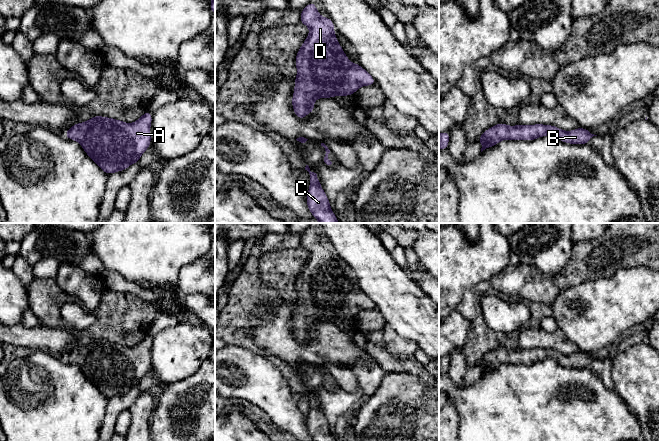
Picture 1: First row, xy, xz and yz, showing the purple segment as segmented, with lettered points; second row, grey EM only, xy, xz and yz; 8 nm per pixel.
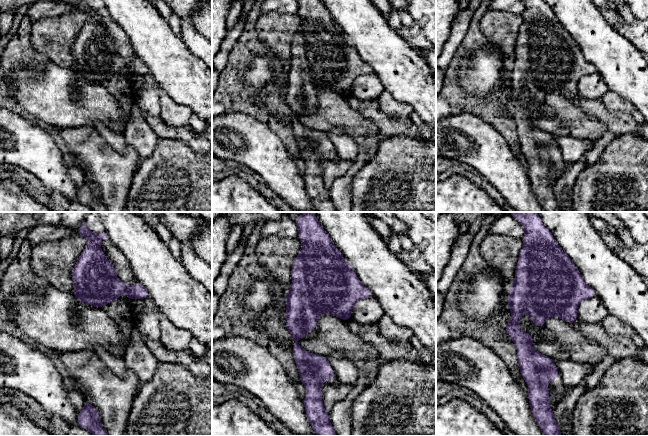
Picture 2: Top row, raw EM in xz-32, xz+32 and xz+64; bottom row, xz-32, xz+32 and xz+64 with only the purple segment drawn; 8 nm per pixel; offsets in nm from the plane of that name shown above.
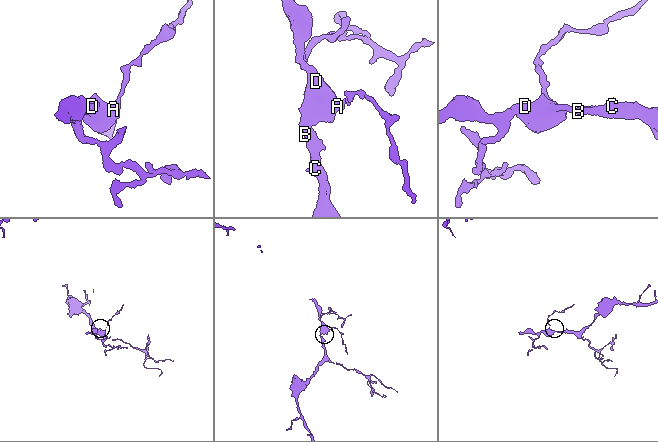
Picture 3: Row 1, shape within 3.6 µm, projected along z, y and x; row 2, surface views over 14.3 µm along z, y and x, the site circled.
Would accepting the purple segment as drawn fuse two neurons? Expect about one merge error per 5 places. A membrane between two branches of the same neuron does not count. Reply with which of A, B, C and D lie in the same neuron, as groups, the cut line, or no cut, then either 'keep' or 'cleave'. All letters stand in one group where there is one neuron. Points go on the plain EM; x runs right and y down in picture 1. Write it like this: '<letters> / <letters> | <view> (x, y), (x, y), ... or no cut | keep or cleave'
A B C D | no cut | keep

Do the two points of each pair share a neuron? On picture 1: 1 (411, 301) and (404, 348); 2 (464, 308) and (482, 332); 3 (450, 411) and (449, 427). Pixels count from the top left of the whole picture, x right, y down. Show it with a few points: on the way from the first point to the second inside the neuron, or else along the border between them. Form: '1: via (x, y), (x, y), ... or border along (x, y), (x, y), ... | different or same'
1: border along (387, 324), (404, 338), (411, 339), (419, 348) | different
2: border along (478, 299), (476, 302), (476, 314), (471, 321) | different
3: via (450, 415), (449, 423) | same

